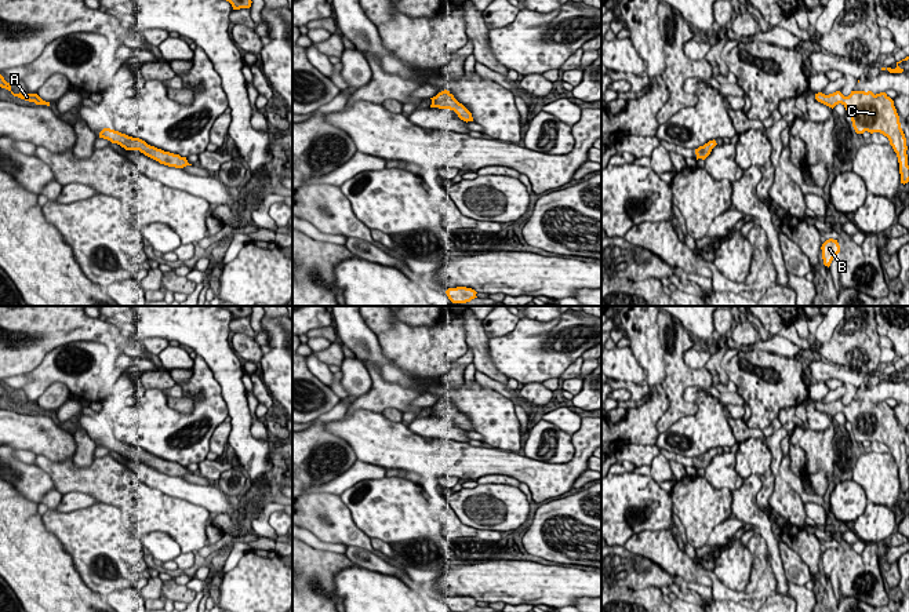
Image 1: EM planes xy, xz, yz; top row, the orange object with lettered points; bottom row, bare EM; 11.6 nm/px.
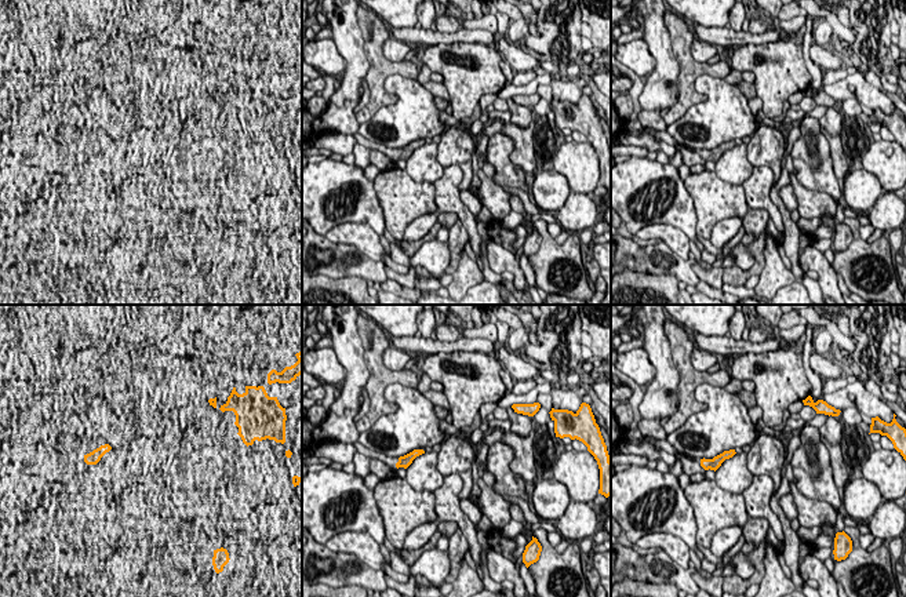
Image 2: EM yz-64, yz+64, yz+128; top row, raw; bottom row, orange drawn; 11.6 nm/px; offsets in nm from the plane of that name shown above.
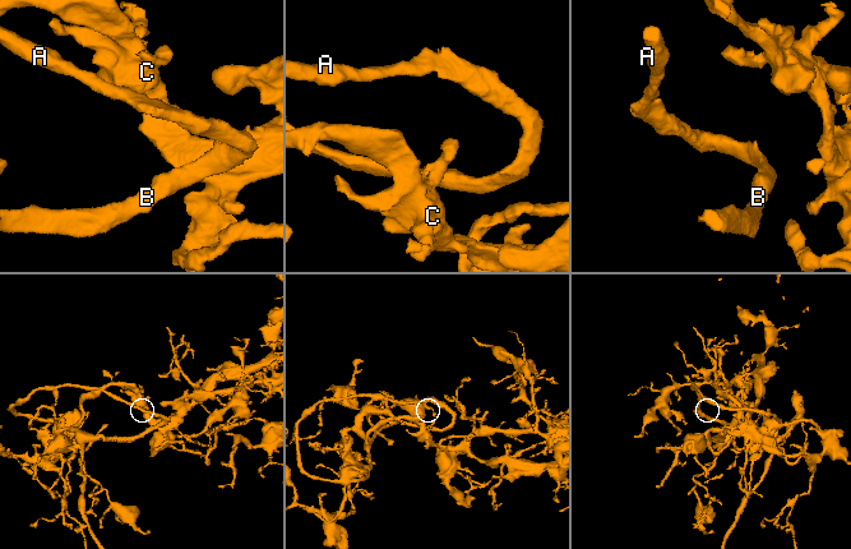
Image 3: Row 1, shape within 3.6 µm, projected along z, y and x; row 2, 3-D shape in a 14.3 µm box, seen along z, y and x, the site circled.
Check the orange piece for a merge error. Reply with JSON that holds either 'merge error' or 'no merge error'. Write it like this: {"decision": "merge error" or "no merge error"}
{"decision": "no merge error"}

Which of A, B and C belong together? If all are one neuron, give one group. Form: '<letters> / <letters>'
A B C

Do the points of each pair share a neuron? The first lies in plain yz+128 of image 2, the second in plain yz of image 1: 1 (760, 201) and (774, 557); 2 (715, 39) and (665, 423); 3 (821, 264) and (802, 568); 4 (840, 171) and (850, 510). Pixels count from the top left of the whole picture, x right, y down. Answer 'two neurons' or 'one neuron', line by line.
1: one neuron
2: two neurons
3: one neuron
4: two neurons

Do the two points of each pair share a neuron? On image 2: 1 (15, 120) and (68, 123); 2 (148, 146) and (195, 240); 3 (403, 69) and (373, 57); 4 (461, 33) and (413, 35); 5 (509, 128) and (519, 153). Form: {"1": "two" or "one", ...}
{"1": "two", "2": "one", "3": "one", "4": "one", "5": "one"}

